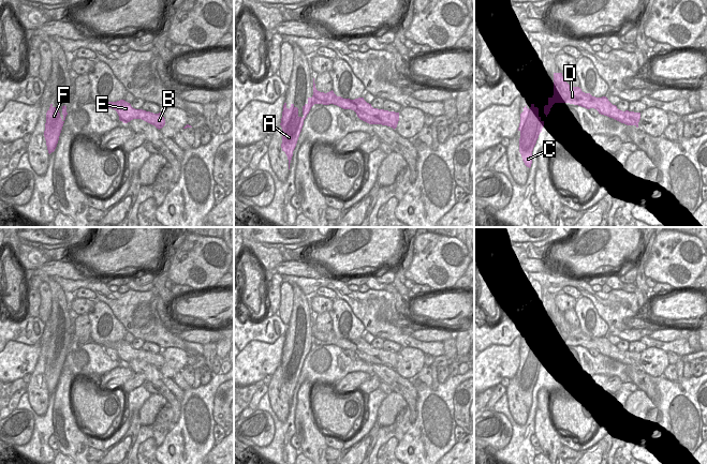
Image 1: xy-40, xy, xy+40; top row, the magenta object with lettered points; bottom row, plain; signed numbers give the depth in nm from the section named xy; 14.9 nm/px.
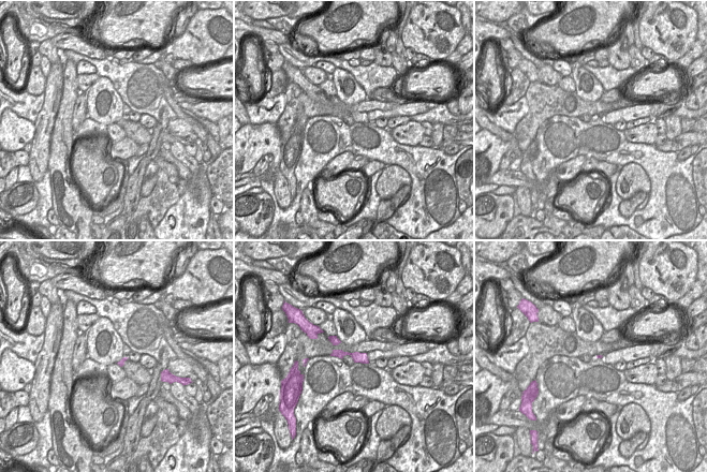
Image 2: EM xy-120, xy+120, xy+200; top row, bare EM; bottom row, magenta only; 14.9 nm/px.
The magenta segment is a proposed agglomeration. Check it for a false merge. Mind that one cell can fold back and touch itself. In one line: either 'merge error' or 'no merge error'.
merge error

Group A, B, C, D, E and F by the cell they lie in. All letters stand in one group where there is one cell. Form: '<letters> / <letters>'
A C F / B D E

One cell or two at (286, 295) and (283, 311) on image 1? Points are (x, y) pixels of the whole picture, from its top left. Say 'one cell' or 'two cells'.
one cell

